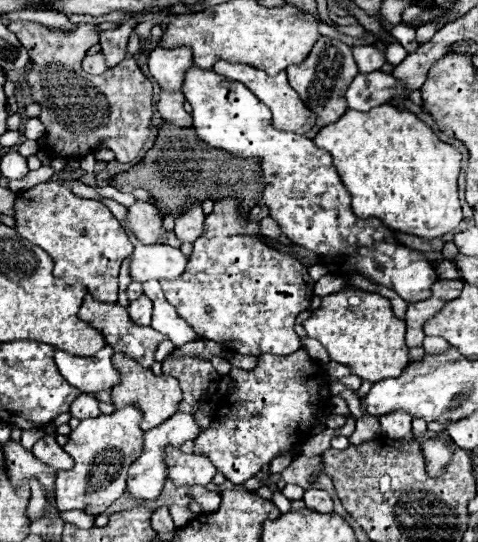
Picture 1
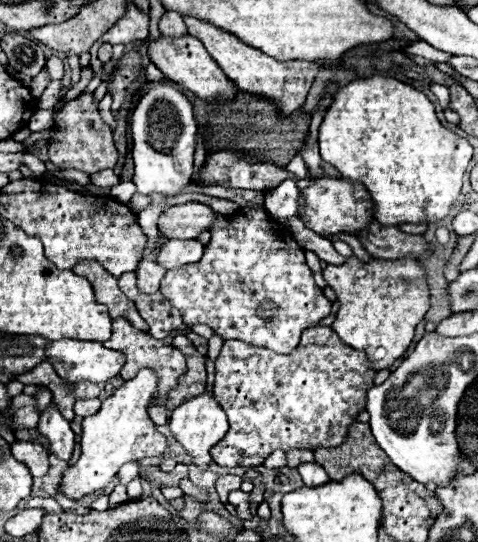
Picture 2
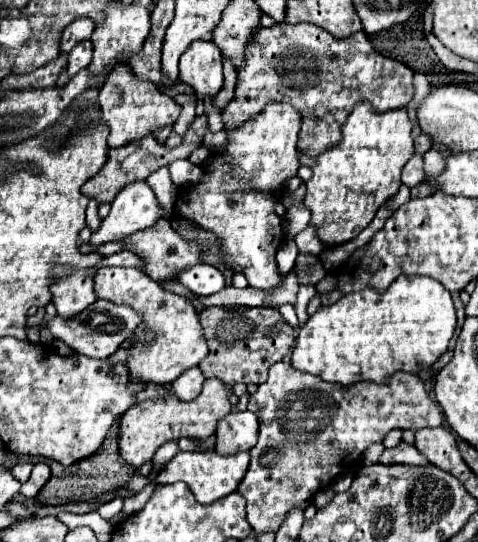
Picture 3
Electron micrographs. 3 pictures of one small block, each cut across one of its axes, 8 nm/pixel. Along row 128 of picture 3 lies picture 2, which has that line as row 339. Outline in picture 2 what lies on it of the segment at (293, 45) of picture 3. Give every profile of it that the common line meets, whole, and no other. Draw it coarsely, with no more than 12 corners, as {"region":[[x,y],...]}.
{"region":[[328,326],[292,354],[224,340],[224,468],[338,446],[374,386]]}

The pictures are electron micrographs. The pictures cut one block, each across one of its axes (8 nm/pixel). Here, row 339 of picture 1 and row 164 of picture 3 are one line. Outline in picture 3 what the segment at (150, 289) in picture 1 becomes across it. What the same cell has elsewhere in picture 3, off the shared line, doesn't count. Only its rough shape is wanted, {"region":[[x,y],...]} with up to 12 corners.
{"region":[[190,160],[168,164],[176,186],[194,184],[202,178],[202,168]]}

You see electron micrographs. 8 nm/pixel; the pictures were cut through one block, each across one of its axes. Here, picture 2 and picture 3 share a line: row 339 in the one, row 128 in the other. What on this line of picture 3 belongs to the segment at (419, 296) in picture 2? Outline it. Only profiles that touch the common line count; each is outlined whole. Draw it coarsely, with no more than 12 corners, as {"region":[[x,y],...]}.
{"region":[[360,100],[316,156],[304,204],[330,246],[398,192],[406,108]]}

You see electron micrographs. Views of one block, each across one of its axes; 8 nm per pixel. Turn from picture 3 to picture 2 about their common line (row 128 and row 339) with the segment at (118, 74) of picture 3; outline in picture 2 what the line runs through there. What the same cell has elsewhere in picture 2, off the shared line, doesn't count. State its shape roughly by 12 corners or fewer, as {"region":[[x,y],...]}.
{"region":[[112,322],[104,346],[126,356],[120,372],[132,380],[154,370],[160,394],[178,384],[186,358],[176,348]]}

